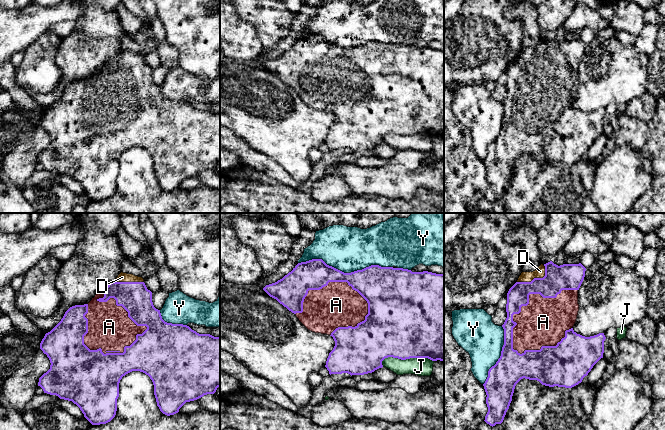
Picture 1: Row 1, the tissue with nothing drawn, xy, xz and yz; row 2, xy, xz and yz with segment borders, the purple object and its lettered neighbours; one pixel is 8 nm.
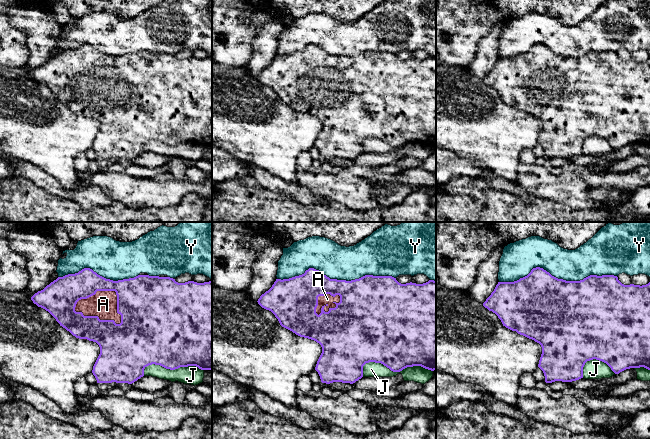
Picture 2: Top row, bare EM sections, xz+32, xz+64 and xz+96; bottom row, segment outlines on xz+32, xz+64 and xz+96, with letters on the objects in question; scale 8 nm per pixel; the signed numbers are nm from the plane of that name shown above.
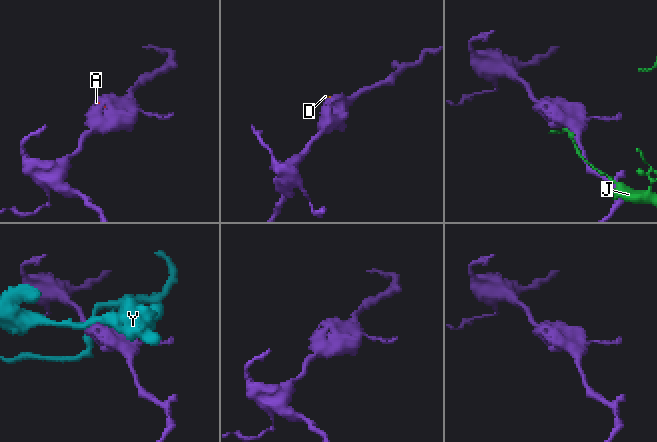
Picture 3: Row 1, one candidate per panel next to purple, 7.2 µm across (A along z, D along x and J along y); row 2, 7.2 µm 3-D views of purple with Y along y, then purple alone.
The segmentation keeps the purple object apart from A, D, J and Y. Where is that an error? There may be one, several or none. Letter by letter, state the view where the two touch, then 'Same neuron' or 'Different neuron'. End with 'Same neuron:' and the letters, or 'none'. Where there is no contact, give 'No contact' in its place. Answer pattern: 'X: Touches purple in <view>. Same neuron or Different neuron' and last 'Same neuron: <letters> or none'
A: Touches purple in xy. Same neuron
D: Touches purple in yz. Same neuron
J: Touches purple in xz. Different neuron
Y: Touches purple in xz. Different neuron
Same neuron: A, D

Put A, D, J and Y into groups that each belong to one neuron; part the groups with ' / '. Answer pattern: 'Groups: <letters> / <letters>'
Groups: A D / J / Y

